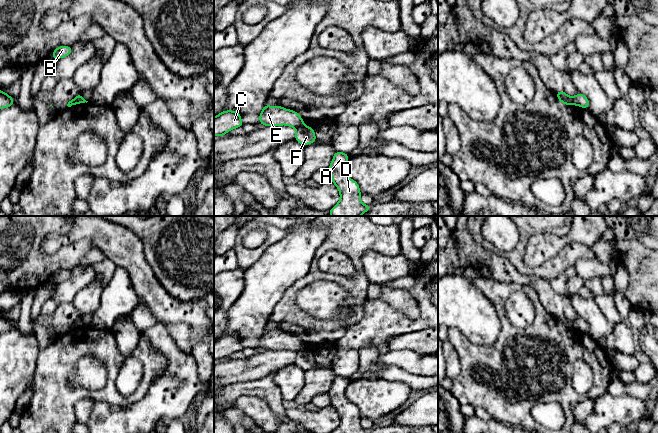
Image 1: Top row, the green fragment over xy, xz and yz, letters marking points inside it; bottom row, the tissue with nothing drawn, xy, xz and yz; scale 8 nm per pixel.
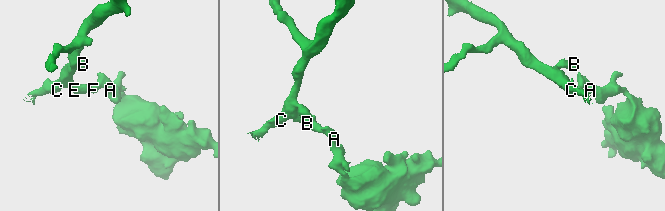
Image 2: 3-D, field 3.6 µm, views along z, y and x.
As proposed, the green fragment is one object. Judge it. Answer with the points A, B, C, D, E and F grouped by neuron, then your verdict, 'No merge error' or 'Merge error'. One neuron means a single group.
Groups: A D F / B C E. Merge error

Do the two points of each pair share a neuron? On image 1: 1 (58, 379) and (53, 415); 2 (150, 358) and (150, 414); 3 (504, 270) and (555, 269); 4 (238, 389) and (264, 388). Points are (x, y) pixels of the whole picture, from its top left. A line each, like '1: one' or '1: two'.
1: one
2: two
3: two
4: one

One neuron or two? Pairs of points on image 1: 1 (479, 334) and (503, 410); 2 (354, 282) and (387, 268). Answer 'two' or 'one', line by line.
1: two
2: two

